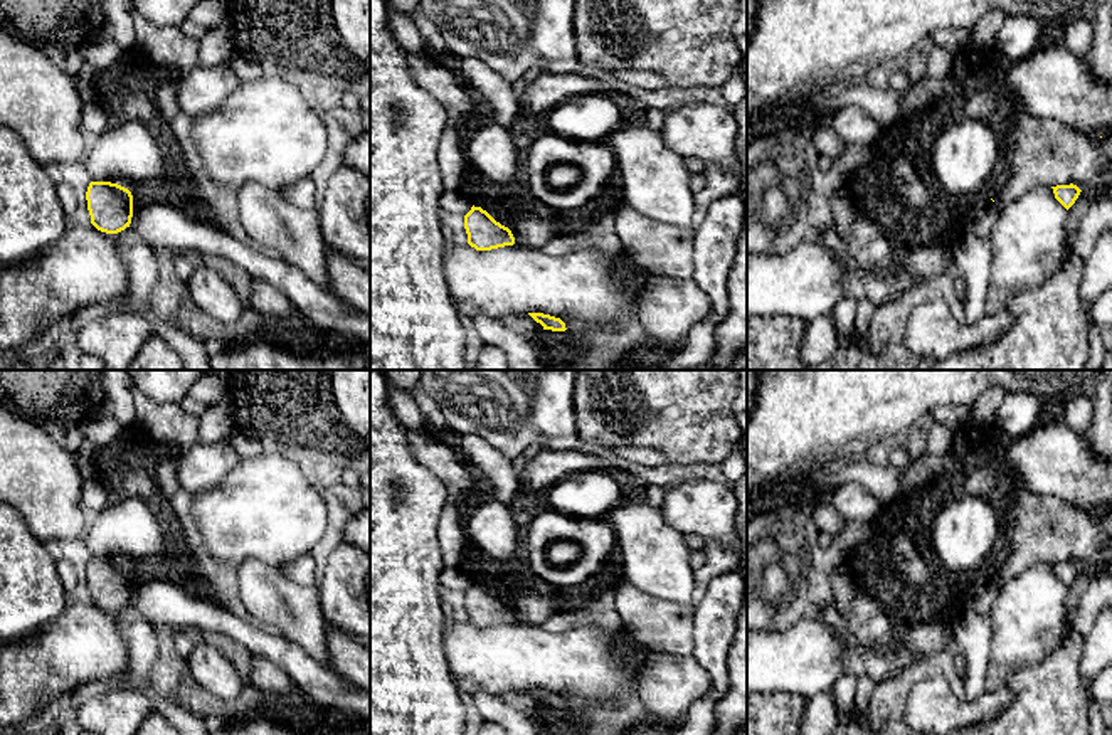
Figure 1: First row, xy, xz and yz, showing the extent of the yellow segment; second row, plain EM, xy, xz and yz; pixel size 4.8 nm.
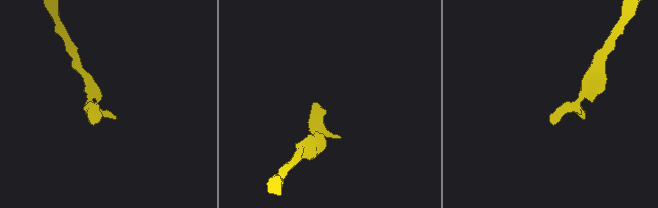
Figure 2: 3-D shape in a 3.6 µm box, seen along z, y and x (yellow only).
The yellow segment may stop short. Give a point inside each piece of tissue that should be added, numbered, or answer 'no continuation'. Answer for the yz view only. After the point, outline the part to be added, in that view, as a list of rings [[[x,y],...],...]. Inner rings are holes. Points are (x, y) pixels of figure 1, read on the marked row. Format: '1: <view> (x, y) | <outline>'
no continuation

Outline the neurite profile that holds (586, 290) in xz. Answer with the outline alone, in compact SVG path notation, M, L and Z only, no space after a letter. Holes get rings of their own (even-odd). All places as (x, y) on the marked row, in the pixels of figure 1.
M456 244L442 256L442 271L459 315L473 318L486 315L501 320L511 313L543 313L560 318L575 343L621 343L631 318L638 315L644 284L633 288L619 272L624 252L607 257L596 249L582 249L565 256L548 256L540 249L505 246L476 251L469 244Z

